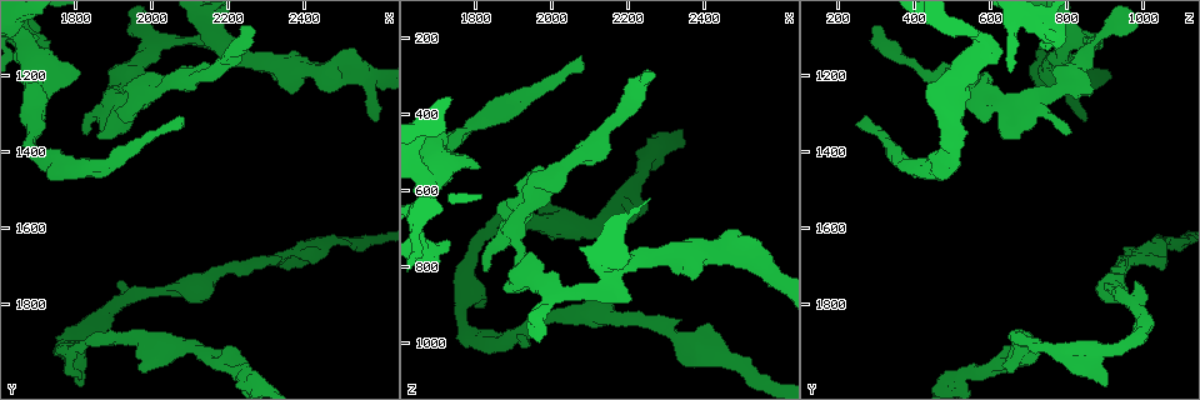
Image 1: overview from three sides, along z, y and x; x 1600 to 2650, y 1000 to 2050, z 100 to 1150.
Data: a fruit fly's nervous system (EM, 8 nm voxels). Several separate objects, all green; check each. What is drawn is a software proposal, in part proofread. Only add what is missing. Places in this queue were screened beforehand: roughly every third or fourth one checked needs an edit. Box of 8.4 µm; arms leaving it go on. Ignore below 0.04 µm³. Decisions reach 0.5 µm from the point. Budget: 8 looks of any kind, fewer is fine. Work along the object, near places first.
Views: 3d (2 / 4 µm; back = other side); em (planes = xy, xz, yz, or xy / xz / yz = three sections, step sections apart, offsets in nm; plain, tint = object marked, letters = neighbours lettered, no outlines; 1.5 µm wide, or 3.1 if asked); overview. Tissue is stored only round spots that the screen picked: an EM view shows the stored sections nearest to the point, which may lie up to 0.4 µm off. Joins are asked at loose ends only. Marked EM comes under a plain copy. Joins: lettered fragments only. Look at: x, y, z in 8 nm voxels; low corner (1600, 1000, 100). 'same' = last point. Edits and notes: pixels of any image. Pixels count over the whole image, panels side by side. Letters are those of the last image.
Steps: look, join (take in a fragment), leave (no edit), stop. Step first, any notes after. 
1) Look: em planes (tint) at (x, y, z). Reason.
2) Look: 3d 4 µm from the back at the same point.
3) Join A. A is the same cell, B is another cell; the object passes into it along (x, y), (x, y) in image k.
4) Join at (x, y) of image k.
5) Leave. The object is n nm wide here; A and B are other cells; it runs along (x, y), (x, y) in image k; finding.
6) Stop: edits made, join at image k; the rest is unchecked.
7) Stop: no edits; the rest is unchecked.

Look: em planes (letters) at (2265, 1075, 290). Branch stops here.

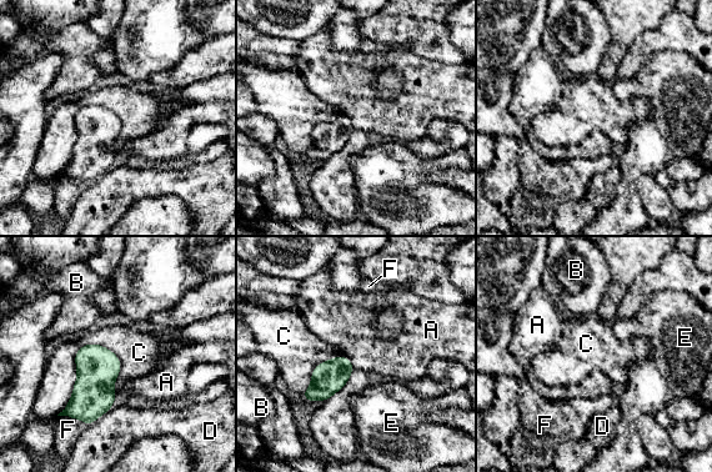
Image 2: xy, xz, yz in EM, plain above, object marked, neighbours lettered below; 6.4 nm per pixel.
Leave. The object is 260 nm wide here; A, B, C, D, E and F are other cells; a border runs along (111, 350), (79, 349), (56, 415) in image 2; no lettered fragment goes on from it.

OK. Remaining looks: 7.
Look: 3d 4 µm at (1825, 1350, 815). An open end.

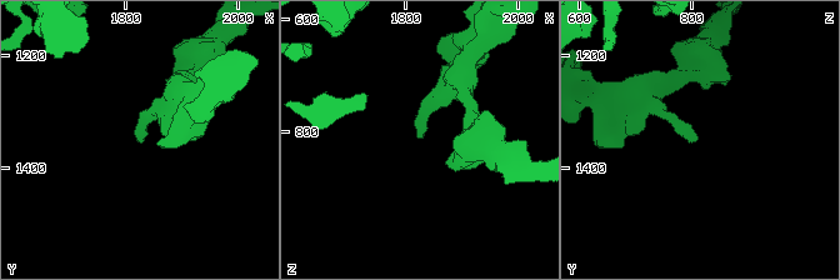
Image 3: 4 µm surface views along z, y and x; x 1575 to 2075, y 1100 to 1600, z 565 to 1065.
Look: em xz step 4 (tint) at (1825, 1345, 810).

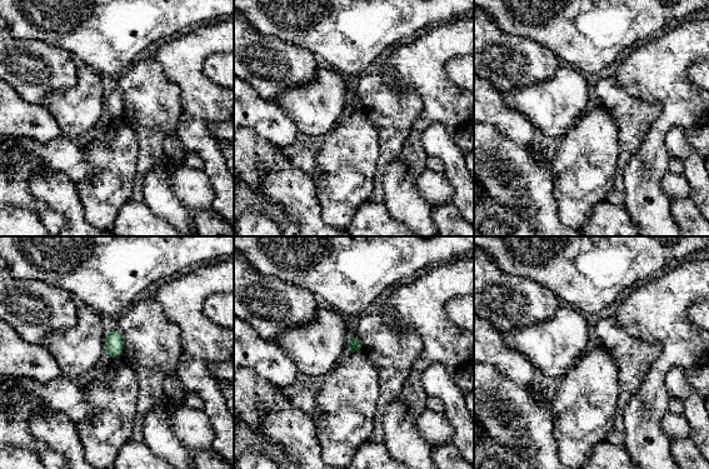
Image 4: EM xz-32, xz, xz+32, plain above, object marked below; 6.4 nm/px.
Look: em planes (letters) at the same point.

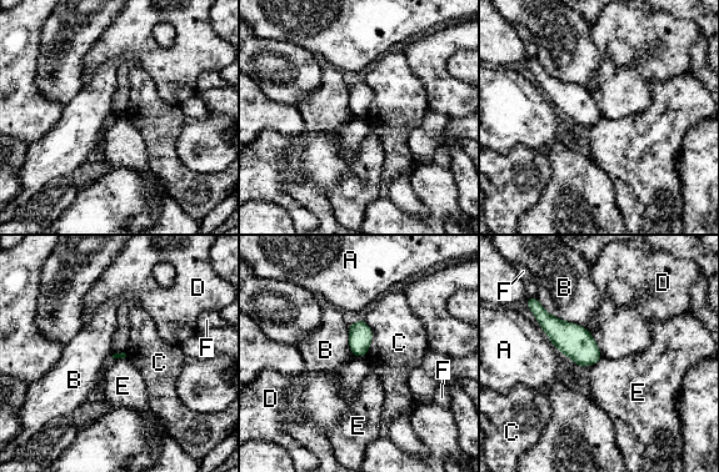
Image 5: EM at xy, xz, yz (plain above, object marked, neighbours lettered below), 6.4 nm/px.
Leave. The longest contact is with B, 400 nm; A, B, C, D, E and F are other cells; none of them fits.

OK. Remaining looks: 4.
Look: 3d 2 µm from the back at (1815, 1195, 540). Branch stops here.

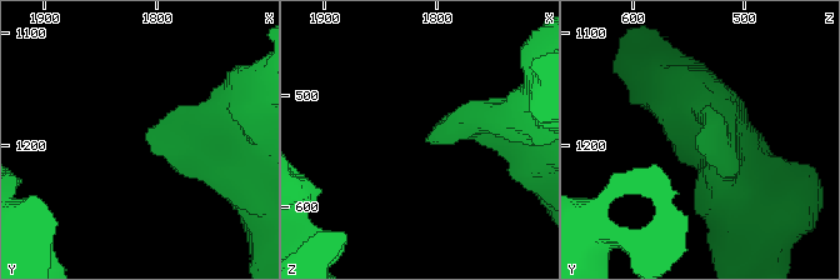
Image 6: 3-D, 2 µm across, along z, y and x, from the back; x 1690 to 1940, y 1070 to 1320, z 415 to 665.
Look: em planes (letters) at (1808, 1190, 540). Now the EM.

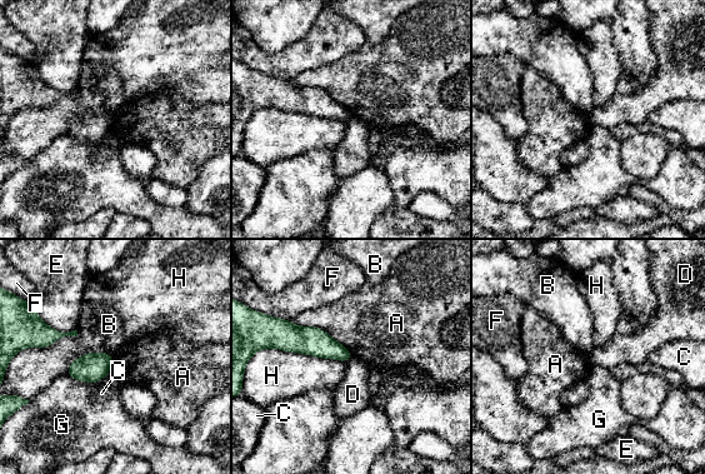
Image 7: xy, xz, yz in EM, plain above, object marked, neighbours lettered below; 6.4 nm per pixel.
Leave. The object is 130 nm wide here; A, B, C, D, E, F, G and H are other cells; a border runs along (351, 357), (345, 363) in image 7; none of them fits.

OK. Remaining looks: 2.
Stop: no edits; the rest is unchecked.

